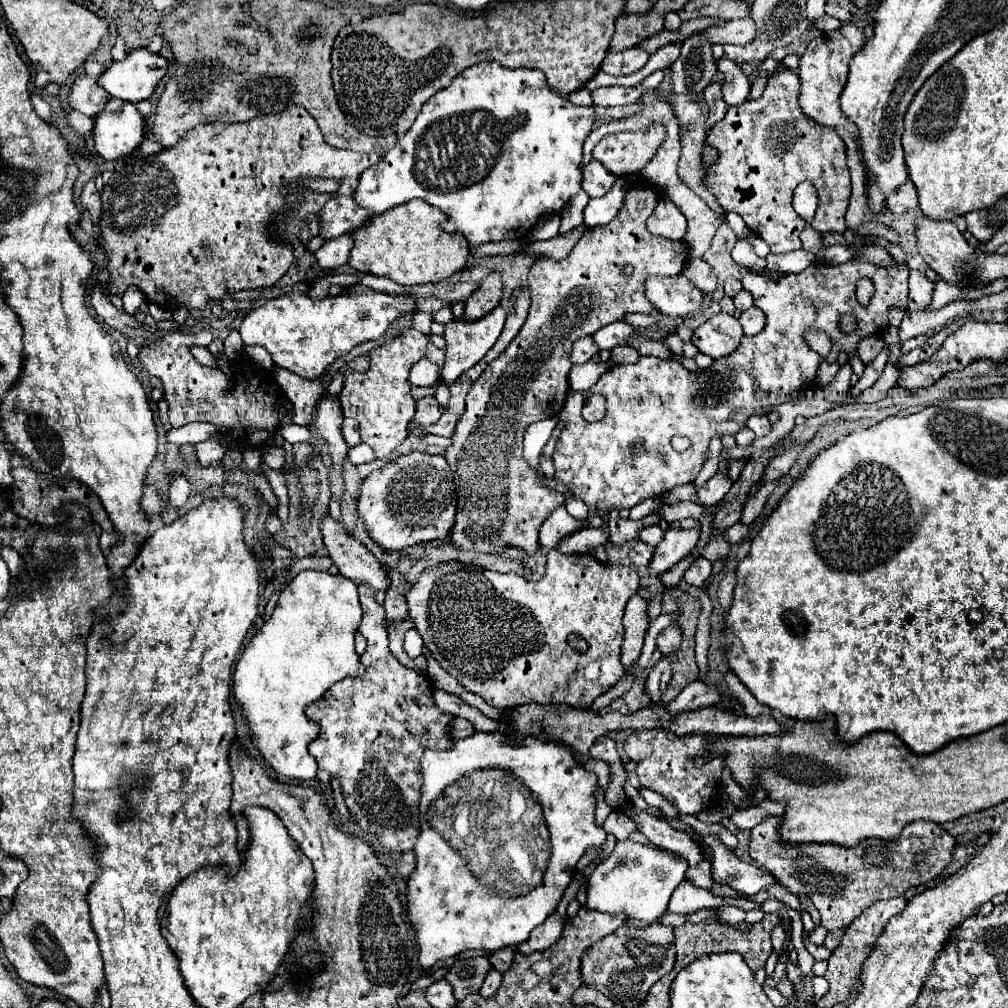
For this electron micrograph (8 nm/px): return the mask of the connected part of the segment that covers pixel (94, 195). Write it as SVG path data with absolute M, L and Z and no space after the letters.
M93 179L85 183L79 201L89 211L93 223L99 223L99 217L101 217L101 199L99 199L99 191L95 189L95 181Z

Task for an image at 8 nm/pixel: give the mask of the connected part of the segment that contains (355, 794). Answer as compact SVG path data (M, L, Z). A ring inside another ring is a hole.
M357 585L363 607L363 619L359 633L367 639L367 649L361 655L365 673L359 677L347 677L337 681L321 701L311 703L305 715L321 723L319 737L309 745L309 753L315 757L319 769L329 771L341 781L343 797L349 813L355 817L363 831L371 831L381 839L381 845L389 851L413 851L419 835L419 759L421 749L449 749L451 737L451 713L443 713L433 701L433 683L425 673L407 669L389 651L389 639L385 631L385 609L375 601L375 589L369 585Z

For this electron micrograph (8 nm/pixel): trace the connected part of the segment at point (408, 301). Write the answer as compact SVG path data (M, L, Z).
M357 283L325 299L311 299L305 293L269 299L245 315L239 333L245 345L265 347L275 367L293 371L303 379L315 379L333 359L359 343L379 339L395 317L413 311L417 311L417 299L413 295L389 295Z

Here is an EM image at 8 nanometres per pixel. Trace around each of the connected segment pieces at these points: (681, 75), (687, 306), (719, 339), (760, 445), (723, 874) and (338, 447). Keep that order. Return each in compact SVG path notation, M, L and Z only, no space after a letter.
M701 31L691 33L681 43L681 55L671 65L671 81L675 93L701 93L717 75L717 63L711 43Z
M683 275L649 277L645 281L645 295L667 317L687 317L699 311L705 299L705 293Z
M717 313L709 321L705 321L699 329L695 329L693 343L699 353L705 353L713 359L721 359L731 355L743 337L743 329L733 315Z
M813 387L804 389L799 392L791 401L774 406L770 411L779 413L780 418L775 424L772 425L772 430L767 437L757 437L755 443L751 443L749 447L739 447L735 445L729 451L721 451L719 459L739 459L743 455L751 457L755 451L761 449L769 449L773 447L783 435L787 435L794 426L792 421L796 417L802 415L806 418L814 417L833 409L836 402L829 402L824 398L822 388Z
M701 835L701 847L711 851L711 877L719 885L727 885L743 895L755 895L775 883L775 877L765 875L759 867L741 861L733 849L721 843L717 835Z
M325 395L319 403L319 411L315 417L315 425L319 427L321 435L329 441L331 445L331 457L333 457L333 469L331 469L331 491L333 497L343 493L343 481L341 481L341 461L343 455L347 453L347 443L341 435L341 423L343 423L343 415L341 415L341 403L339 397L331 397Z

